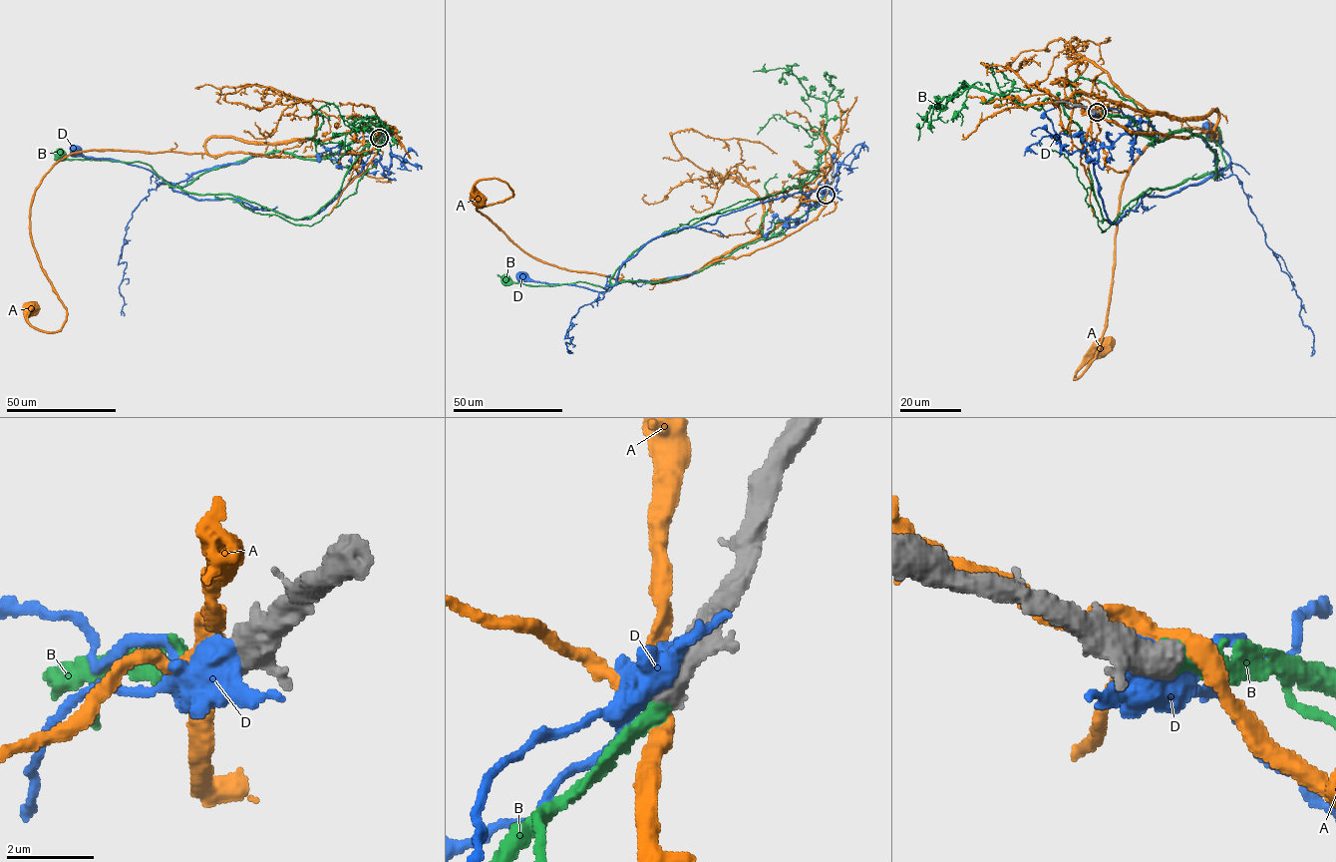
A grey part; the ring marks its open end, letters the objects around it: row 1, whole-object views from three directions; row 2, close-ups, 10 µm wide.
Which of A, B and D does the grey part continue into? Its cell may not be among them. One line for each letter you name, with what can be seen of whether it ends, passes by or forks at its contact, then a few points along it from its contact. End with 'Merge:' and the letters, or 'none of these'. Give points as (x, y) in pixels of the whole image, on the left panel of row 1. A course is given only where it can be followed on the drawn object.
B: it passes by; it runs (379, 138), (350, 142), (320, 159), (257, 155), (182, 187), (140, 162), (60, 153)
Merge: B

